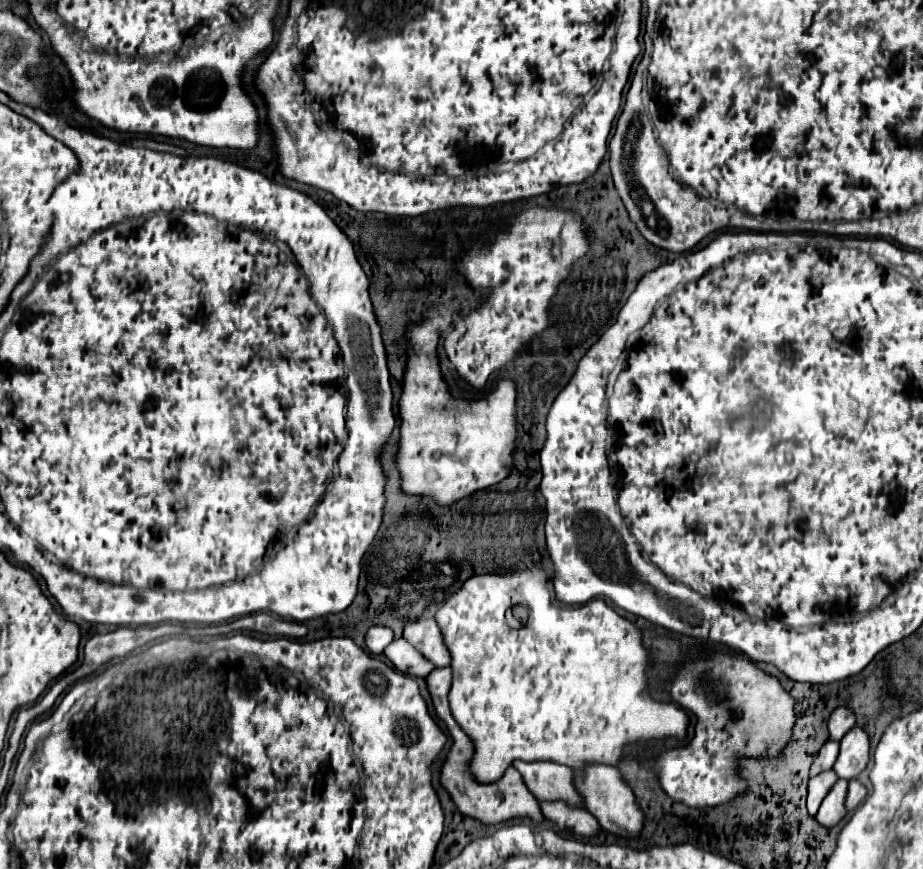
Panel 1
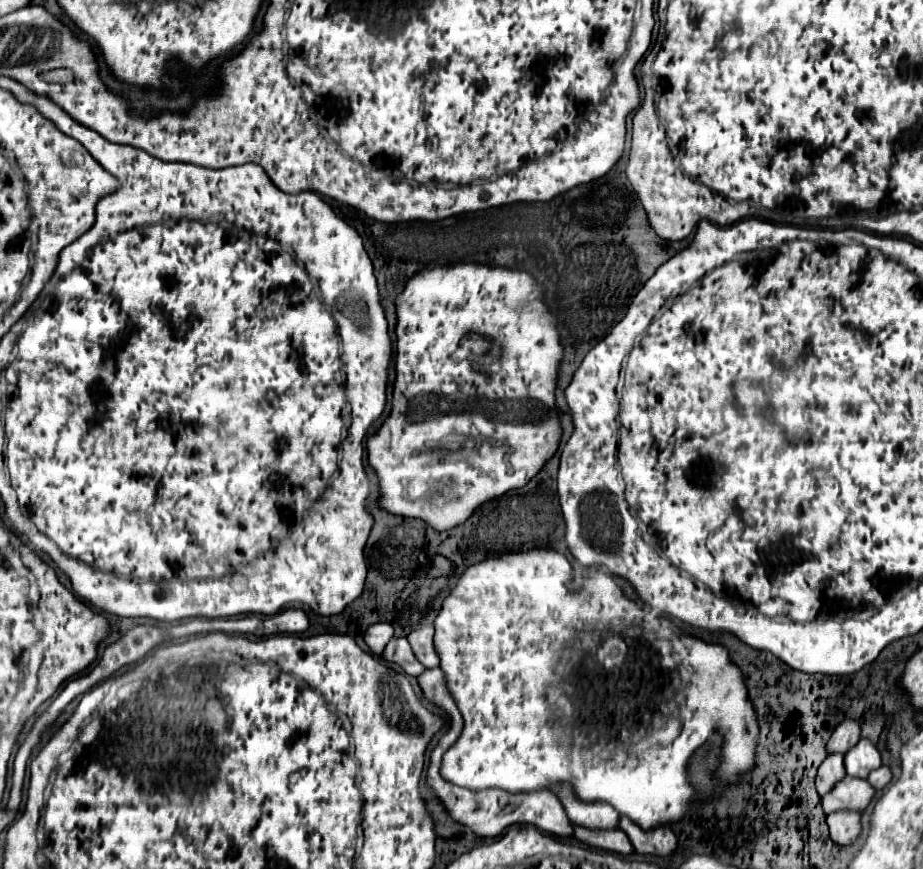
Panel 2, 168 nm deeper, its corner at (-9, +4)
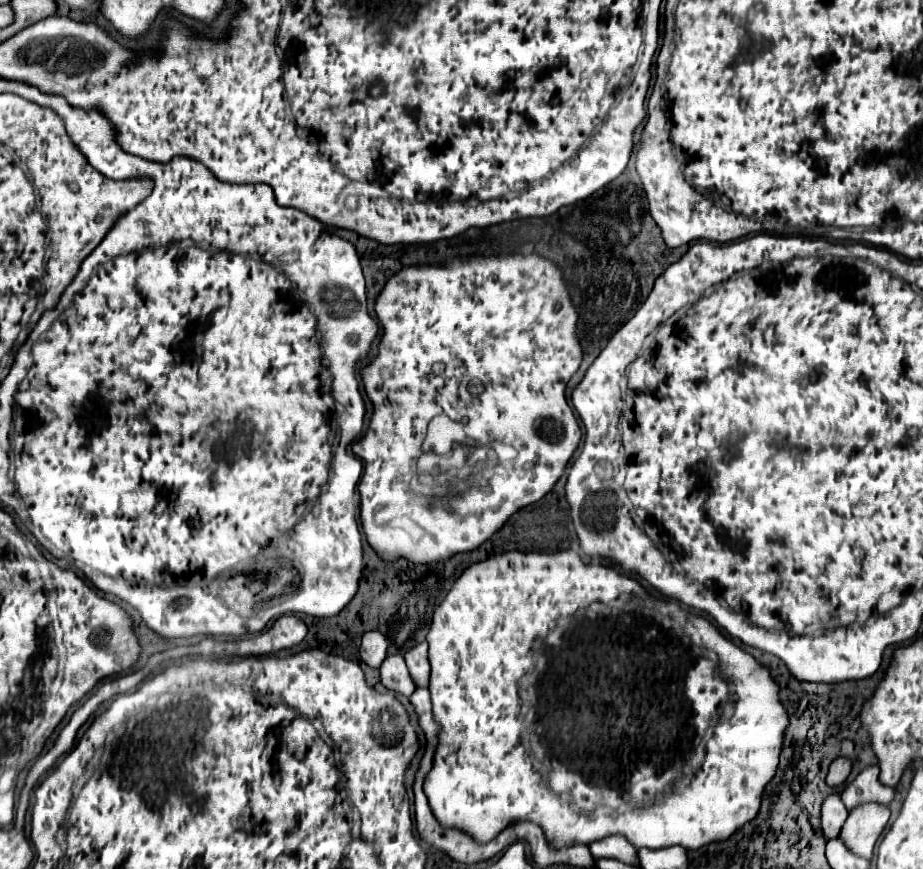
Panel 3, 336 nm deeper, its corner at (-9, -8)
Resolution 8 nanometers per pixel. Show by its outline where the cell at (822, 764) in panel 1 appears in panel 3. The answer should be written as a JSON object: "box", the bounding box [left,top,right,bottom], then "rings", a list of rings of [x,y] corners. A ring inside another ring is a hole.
{"box":[821,794,849,840],"rings":[[[831,794],[831,796],[827,796],[827,800],[823,802],[823,808],[821,808],[823,834],[825,834],[827,840],[839,836],[841,826],[845,824],[847,816],[849,816],[849,812],[847,812],[847,808],[843,806],[839,794]]]}

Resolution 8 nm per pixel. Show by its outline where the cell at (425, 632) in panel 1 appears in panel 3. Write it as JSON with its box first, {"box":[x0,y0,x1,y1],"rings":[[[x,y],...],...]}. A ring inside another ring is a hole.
{"box":[405,642,429,686],"rings":[[[421,642],[405,654],[405,662],[415,686],[429,686],[429,660],[427,660],[427,644]]]}

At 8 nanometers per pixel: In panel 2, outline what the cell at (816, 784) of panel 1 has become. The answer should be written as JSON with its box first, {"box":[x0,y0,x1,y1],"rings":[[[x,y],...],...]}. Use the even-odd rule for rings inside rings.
{"box":[821,776,875,814],"rings":[[[845,776],[841,778],[825,796],[821,796],[821,804],[825,814],[839,810],[839,808],[857,808],[863,812],[873,798],[875,790],[867,786],[867,780],[855,778],[855,776]]]}

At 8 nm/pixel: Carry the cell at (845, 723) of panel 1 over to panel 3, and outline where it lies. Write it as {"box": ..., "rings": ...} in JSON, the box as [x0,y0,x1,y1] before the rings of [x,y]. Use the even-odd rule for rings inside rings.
{"box":[827,758,851,788],"rings":[[[835,758],[835,762],[829,768],[829,774],[827,774],[827,784],[831,788],[841,786],[849,774],[851,774],[851,760],[849,758]]]}

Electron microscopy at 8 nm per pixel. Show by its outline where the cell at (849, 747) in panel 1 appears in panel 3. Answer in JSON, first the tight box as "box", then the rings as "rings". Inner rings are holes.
{"box":[841,766,895,810],"rings":[[[879,766],[865,768],[843,792],[841,800],[847,810],[857,808],[859,804],[877,802],[883,806],[889,806],[895,796],[895,788],[889,788],[879,782]]]}

